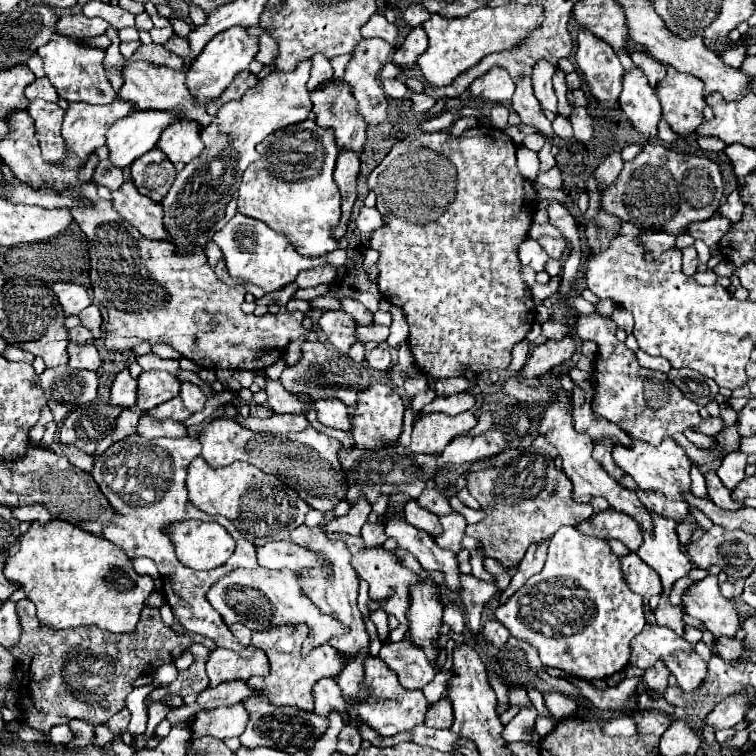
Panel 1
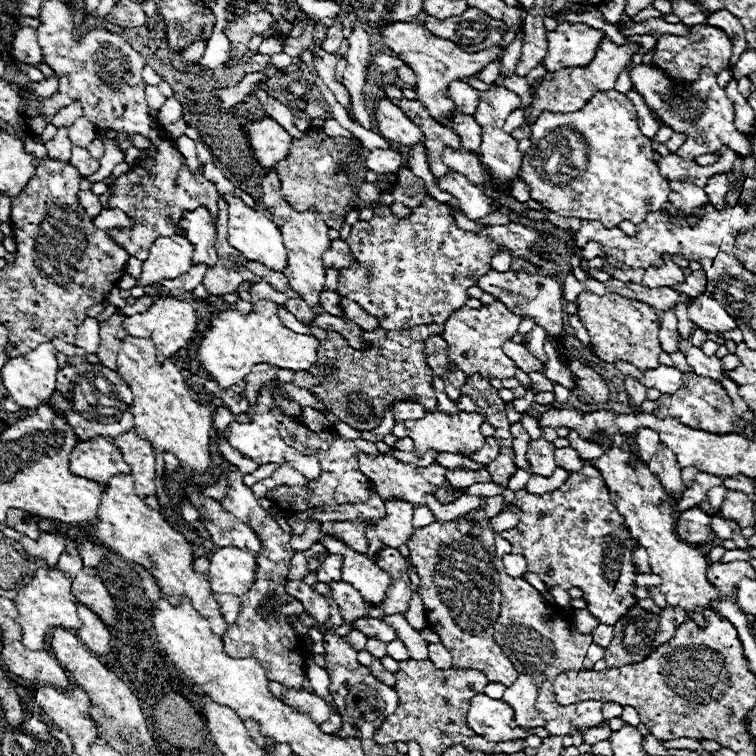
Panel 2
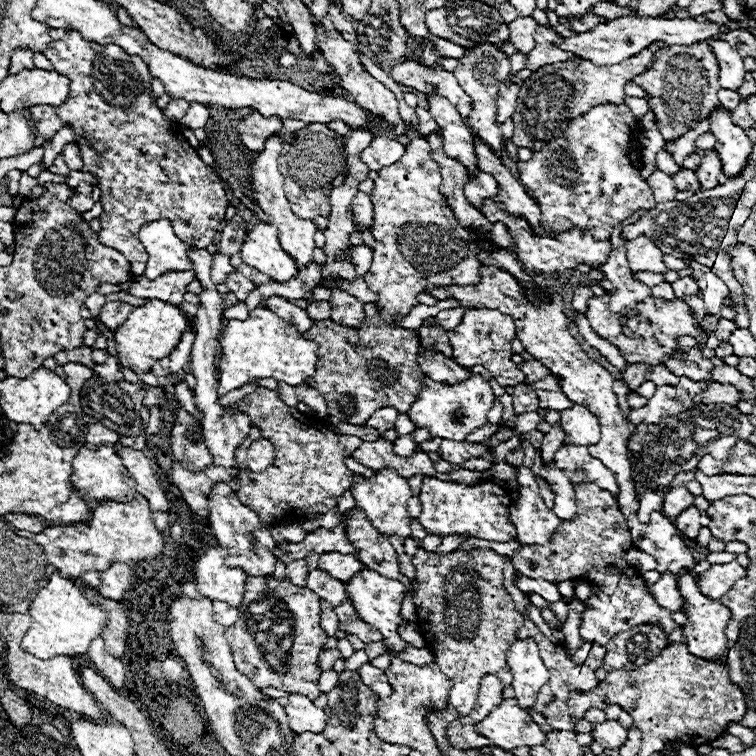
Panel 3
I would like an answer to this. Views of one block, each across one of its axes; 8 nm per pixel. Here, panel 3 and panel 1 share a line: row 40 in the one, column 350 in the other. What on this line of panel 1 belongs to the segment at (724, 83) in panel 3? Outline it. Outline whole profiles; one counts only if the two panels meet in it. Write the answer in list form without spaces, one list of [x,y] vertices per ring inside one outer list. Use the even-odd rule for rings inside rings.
[[[322,678],[314,686],[314,712],[318,716],[328,716],[330,712],[338,712],[346,724],[352,724],[352,712],[344,702],[342,690],[338,688],[334,678]]]

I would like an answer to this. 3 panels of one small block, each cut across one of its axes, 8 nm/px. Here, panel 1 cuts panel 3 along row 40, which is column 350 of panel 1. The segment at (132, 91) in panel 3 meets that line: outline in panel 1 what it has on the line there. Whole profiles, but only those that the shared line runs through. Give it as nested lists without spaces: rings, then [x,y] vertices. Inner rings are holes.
[[[370,38],[370,40],[360,40],[358,46],[354,48],[352,56],[346,70],[344,70],[344,82],[352,88],[352,96],[356,98],[358,102],[358,114],[362,116],[362,120],[370,126],[376,126],[380,124],[386,116],[388,116],[388,98],[380,86],[380,80],[378,80],[378,74],[380,70],[386,66],[388,58],[392,54],[392,44],[384,42],[384,40],[378,40],[378,38]]]

